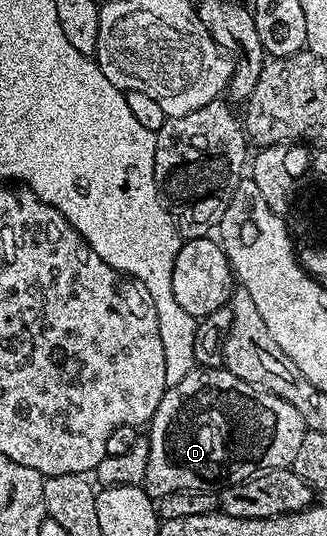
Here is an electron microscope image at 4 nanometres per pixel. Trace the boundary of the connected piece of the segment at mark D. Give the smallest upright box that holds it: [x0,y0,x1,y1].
[144,367,307,499]

